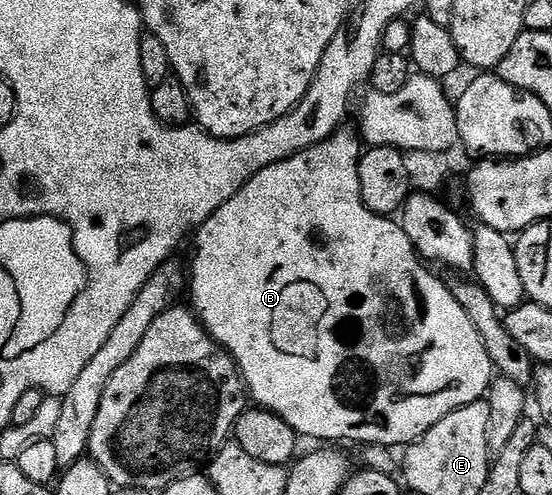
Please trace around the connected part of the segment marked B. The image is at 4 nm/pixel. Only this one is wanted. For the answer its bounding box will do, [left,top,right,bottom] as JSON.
[188,130,493,446]

